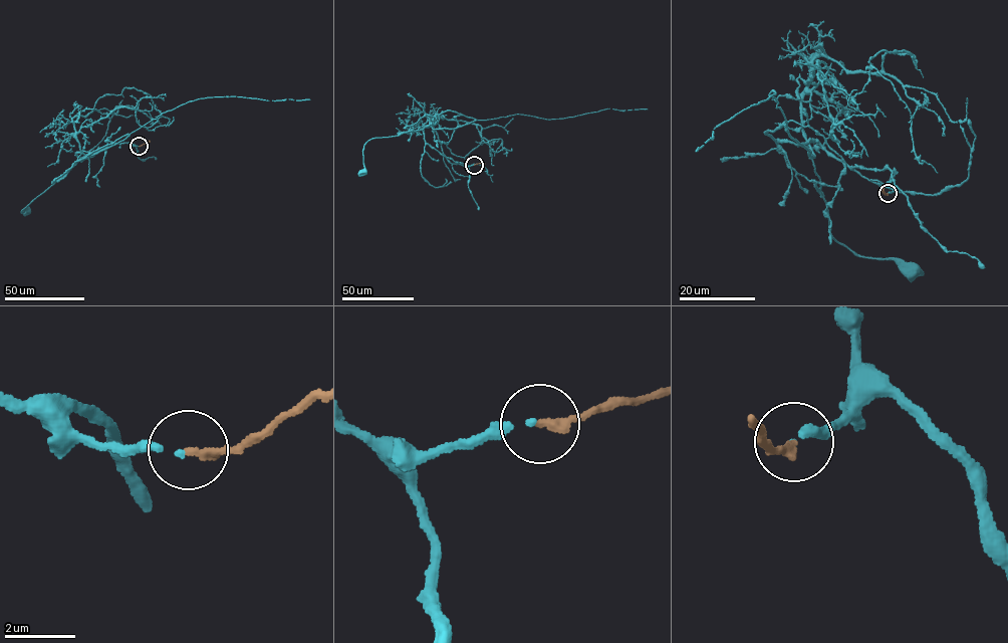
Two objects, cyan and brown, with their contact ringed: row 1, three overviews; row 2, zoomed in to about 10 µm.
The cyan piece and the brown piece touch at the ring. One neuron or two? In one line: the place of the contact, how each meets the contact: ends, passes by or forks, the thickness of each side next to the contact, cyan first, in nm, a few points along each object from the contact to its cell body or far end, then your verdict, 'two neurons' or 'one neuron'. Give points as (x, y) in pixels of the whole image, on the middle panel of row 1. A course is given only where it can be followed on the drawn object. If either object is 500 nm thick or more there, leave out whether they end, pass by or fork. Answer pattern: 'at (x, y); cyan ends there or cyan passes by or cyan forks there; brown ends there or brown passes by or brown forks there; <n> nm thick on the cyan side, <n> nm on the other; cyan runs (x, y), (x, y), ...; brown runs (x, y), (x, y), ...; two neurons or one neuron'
at (474, 165); cyan ends there; brown ends there; 140 nm thick on the cyan side, 240 nm on the other; cyan runs (473, 165), (455, 162), (426, 143), (424, 129), (430, 125), (422, 130), (368, 140), (362, 150), (362, 172); brown runs (473, 165), (485, 163); one neuron

